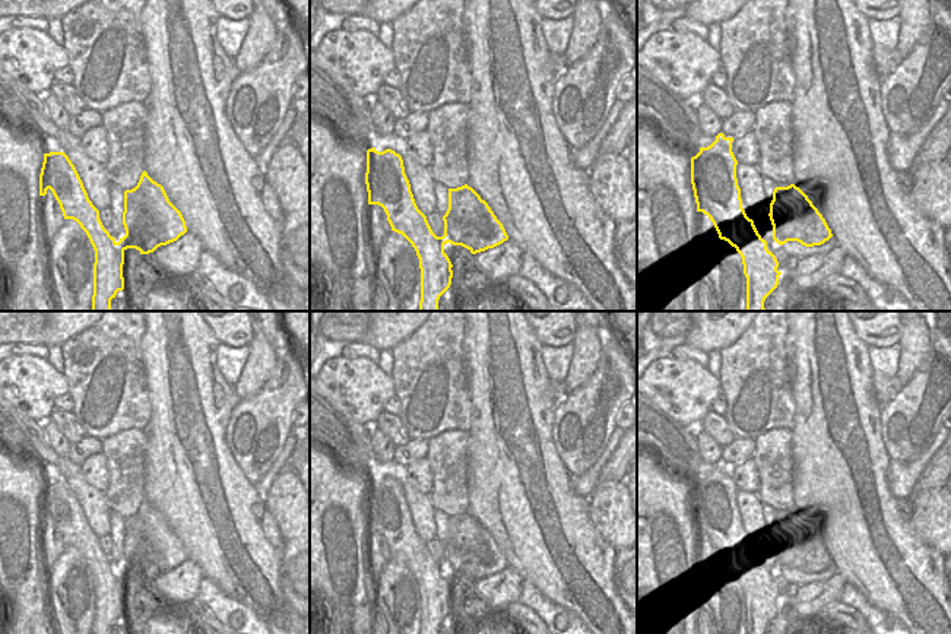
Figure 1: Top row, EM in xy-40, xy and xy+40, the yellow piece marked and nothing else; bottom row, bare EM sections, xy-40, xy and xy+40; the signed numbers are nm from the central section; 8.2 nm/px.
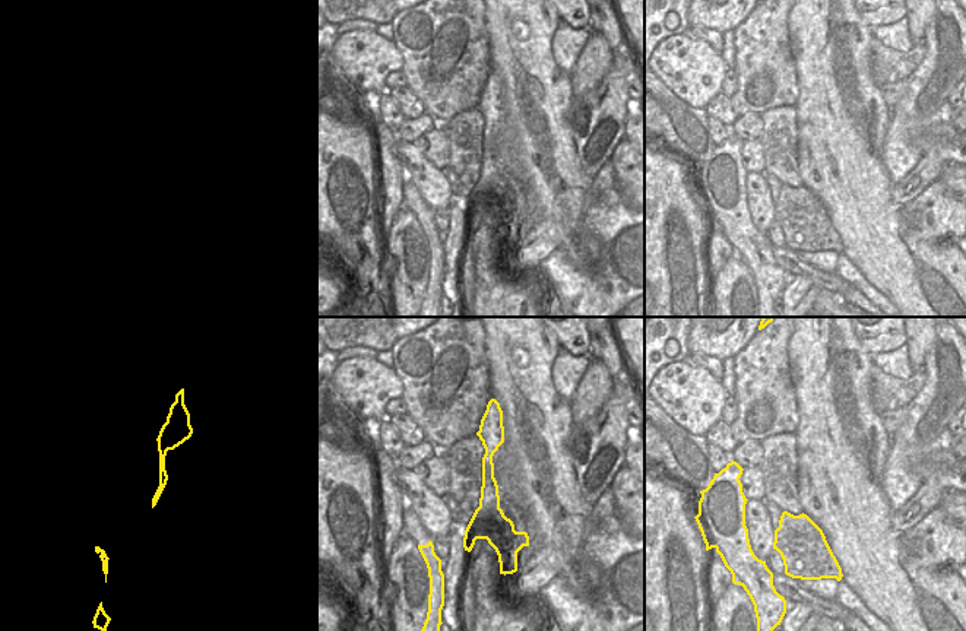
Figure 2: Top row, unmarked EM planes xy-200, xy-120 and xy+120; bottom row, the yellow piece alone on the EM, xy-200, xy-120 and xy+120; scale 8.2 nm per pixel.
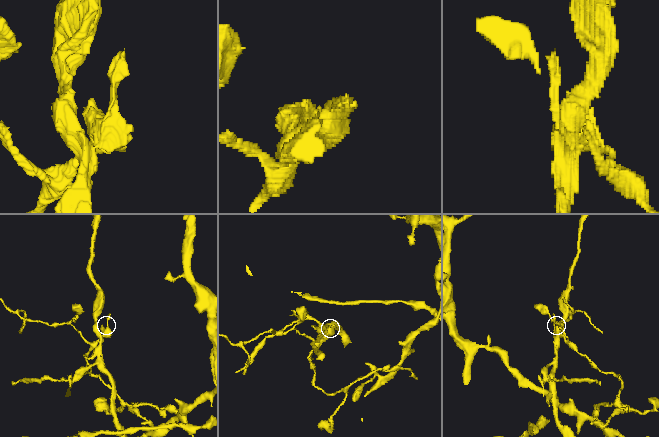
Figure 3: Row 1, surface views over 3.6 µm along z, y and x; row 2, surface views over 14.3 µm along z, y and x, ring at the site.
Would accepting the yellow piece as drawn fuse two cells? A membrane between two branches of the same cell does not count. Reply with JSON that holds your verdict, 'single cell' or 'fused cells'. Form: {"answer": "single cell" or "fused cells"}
{"answer": "fused cells"}

